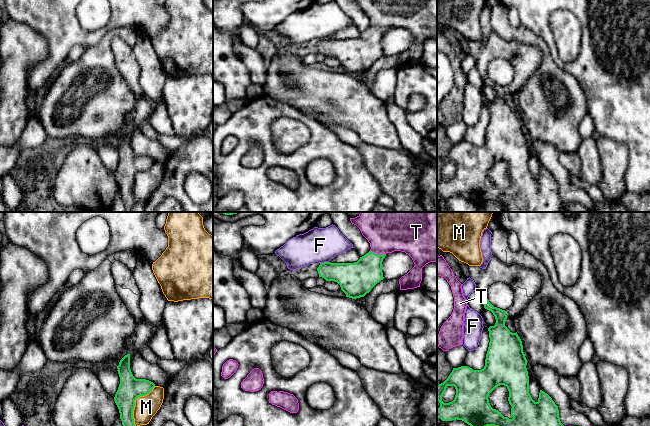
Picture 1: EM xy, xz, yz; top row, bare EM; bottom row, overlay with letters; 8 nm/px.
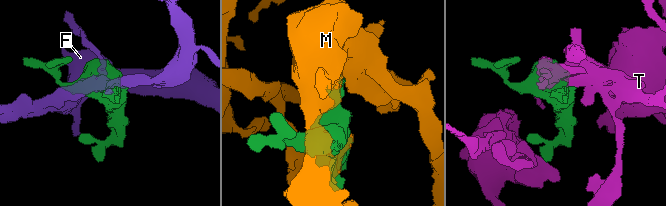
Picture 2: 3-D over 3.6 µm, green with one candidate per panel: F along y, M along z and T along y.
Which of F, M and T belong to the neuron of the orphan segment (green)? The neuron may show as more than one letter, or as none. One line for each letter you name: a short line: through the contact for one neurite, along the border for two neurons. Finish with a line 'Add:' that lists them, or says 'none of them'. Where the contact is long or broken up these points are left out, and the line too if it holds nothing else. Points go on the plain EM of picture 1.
T: xz (358, 54), (369, 43), (377, 30), (384, 14)
Add: T

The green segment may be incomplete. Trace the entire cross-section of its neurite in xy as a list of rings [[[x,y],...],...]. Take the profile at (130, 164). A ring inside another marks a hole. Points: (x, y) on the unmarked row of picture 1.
[[[130,129],[120,136],[117,145],[120,160],[114,177],[119,185],[124,207],[127,212],[130,212],[135,203],[133,194],[135,176],[140,172],[149,170],[155,163],[155,160],[146,155],[136,155],[133,152],[130,145]]]

